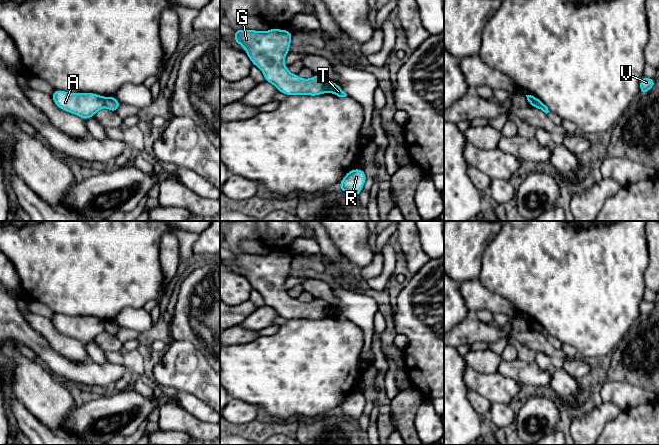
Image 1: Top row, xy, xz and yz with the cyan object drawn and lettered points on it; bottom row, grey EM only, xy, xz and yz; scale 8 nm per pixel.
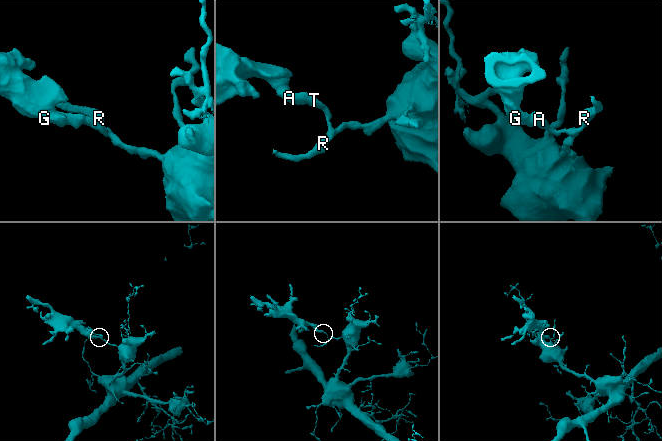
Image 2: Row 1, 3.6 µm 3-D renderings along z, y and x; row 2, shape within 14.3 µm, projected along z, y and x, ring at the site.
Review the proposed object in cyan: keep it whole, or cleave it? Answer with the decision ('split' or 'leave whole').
split

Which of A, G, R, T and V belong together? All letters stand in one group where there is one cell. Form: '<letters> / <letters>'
A G / R T V

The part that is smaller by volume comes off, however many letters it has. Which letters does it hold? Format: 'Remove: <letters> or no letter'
Remove: A, G

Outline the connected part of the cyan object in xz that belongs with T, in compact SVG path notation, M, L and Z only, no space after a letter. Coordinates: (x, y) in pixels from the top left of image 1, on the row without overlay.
M331 306L328 316L338 320L338 321L346 321L347 318L335 307Z

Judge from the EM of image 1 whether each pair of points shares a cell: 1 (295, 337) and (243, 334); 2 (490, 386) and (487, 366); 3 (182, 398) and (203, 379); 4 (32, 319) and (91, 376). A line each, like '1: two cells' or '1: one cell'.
1: two cells
2: two cells
3: two cells
4: two cells

